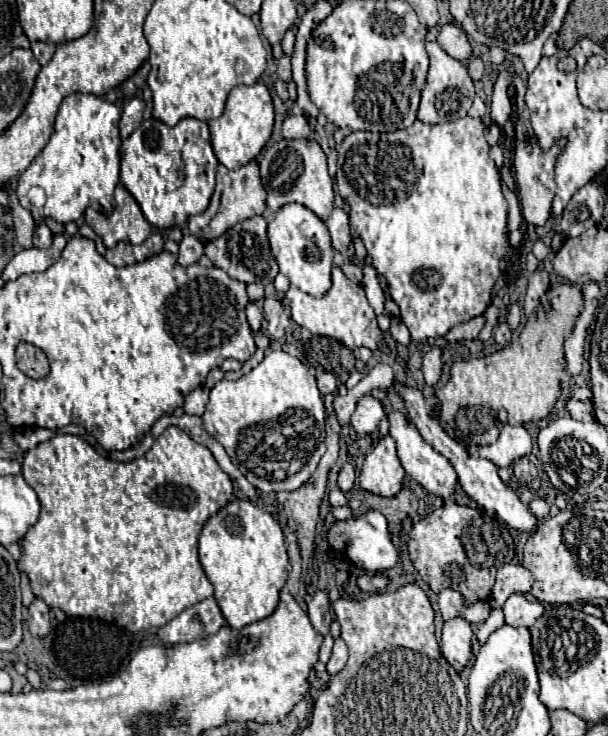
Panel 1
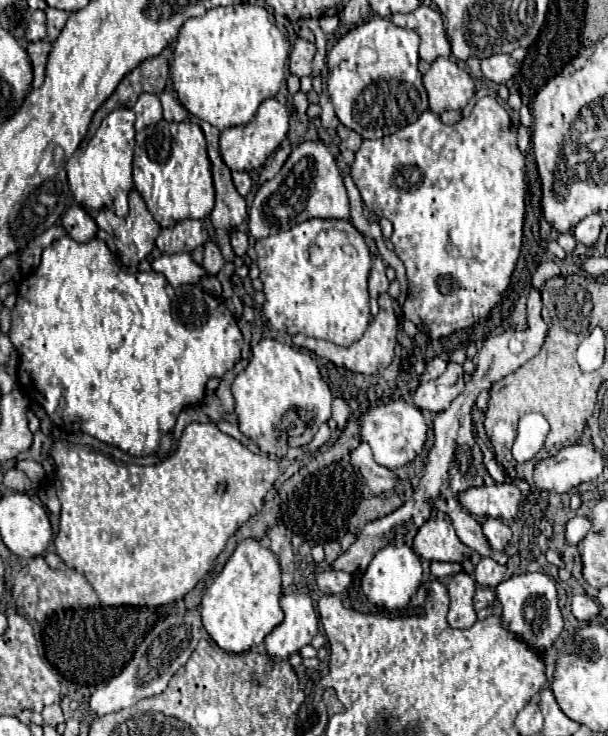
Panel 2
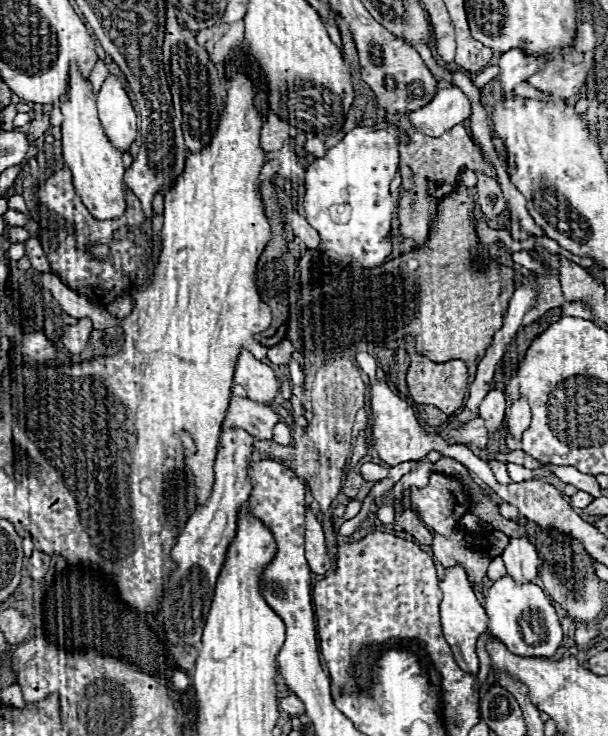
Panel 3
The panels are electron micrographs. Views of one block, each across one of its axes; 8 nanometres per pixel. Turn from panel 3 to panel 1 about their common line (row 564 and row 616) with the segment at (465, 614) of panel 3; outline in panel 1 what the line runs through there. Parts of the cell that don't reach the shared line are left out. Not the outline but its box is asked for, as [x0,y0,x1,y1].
[440,616,472,672]

